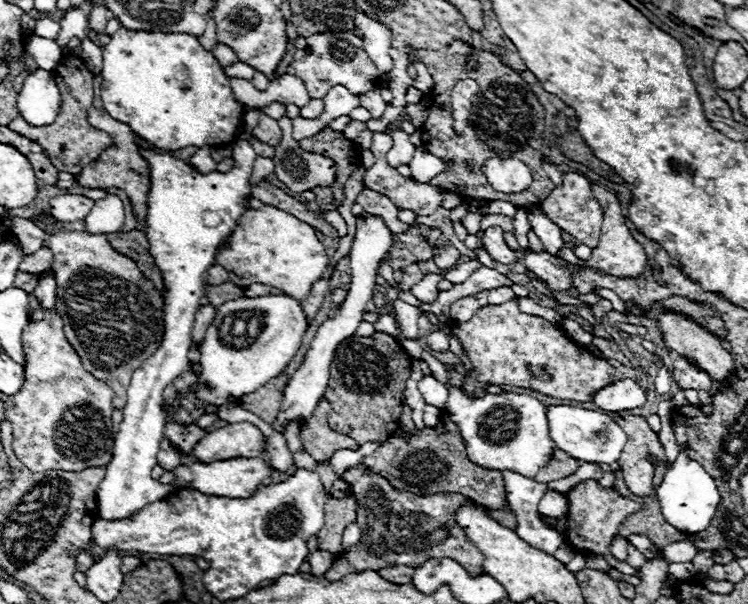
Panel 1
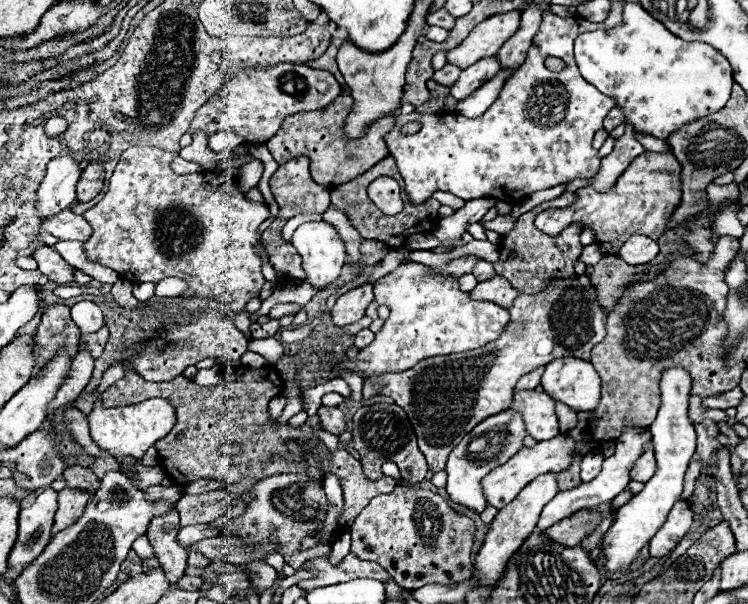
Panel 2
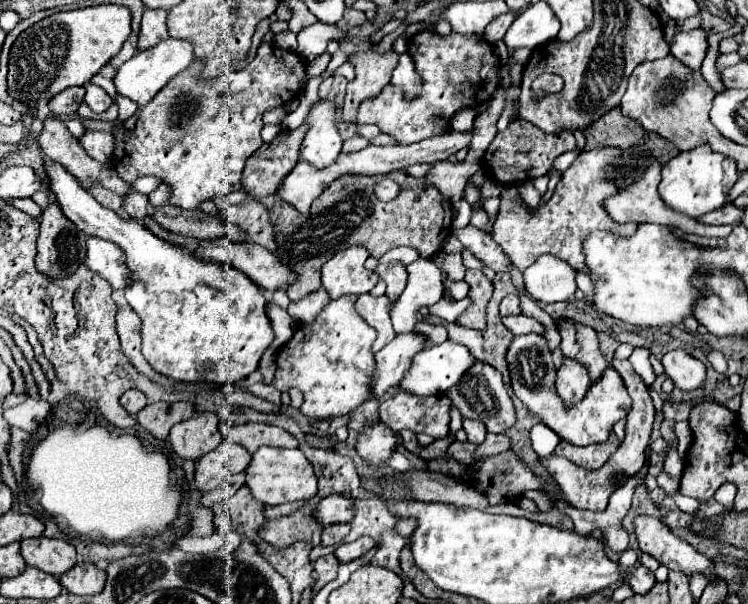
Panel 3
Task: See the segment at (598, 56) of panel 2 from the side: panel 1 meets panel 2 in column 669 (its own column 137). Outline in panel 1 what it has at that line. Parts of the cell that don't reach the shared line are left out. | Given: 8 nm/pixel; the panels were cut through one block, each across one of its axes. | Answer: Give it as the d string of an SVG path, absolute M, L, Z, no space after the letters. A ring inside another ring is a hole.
M120 28L110 36L104 50L104 70L102 70L102 102L104 108L116 120L128 124L132 132L146 140L150 146L160 150L180 150L186 146L206 146L206 144L232 144L238 136L238 126L244 118L244 104L234 98L228 76L224 68L214 58L212 52L204 50L196 36L192 34L166 34L166 32L146 32Z

